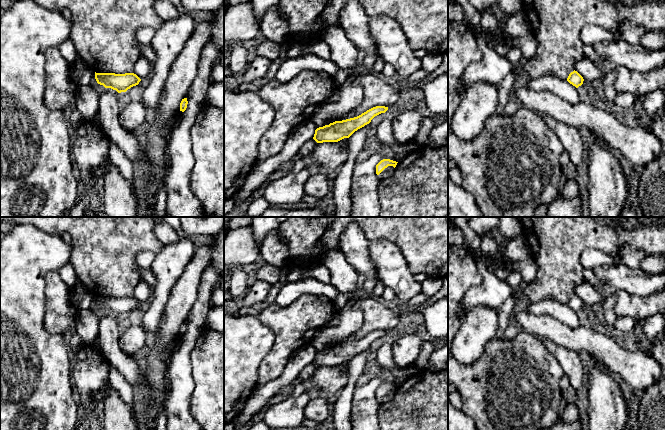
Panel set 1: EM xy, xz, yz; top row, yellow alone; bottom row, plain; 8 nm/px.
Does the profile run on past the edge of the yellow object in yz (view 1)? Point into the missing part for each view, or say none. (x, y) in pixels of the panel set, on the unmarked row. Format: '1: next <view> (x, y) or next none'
1: next none

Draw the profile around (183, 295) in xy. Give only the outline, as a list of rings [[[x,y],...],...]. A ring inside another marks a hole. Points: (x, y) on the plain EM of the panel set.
[[[217,236],[196,249],[194,256],[185,271],[170,292],[169,300],[164,310],[160,331],[149,354],[147,368],[143,372],[144,385],[149,390],[145,424],[147,430],[156,430],[156,419],[164,410],[165,393],[170,389],[168,368],[172,353],[169,346],[180,334],[181,325],[187,321],[188,315],[198,297],[201,276],[210,265],[213,257],[213,244]]]

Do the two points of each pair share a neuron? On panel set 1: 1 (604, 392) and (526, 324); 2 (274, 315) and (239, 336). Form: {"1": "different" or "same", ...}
{"1": "different", "2": "different"}

